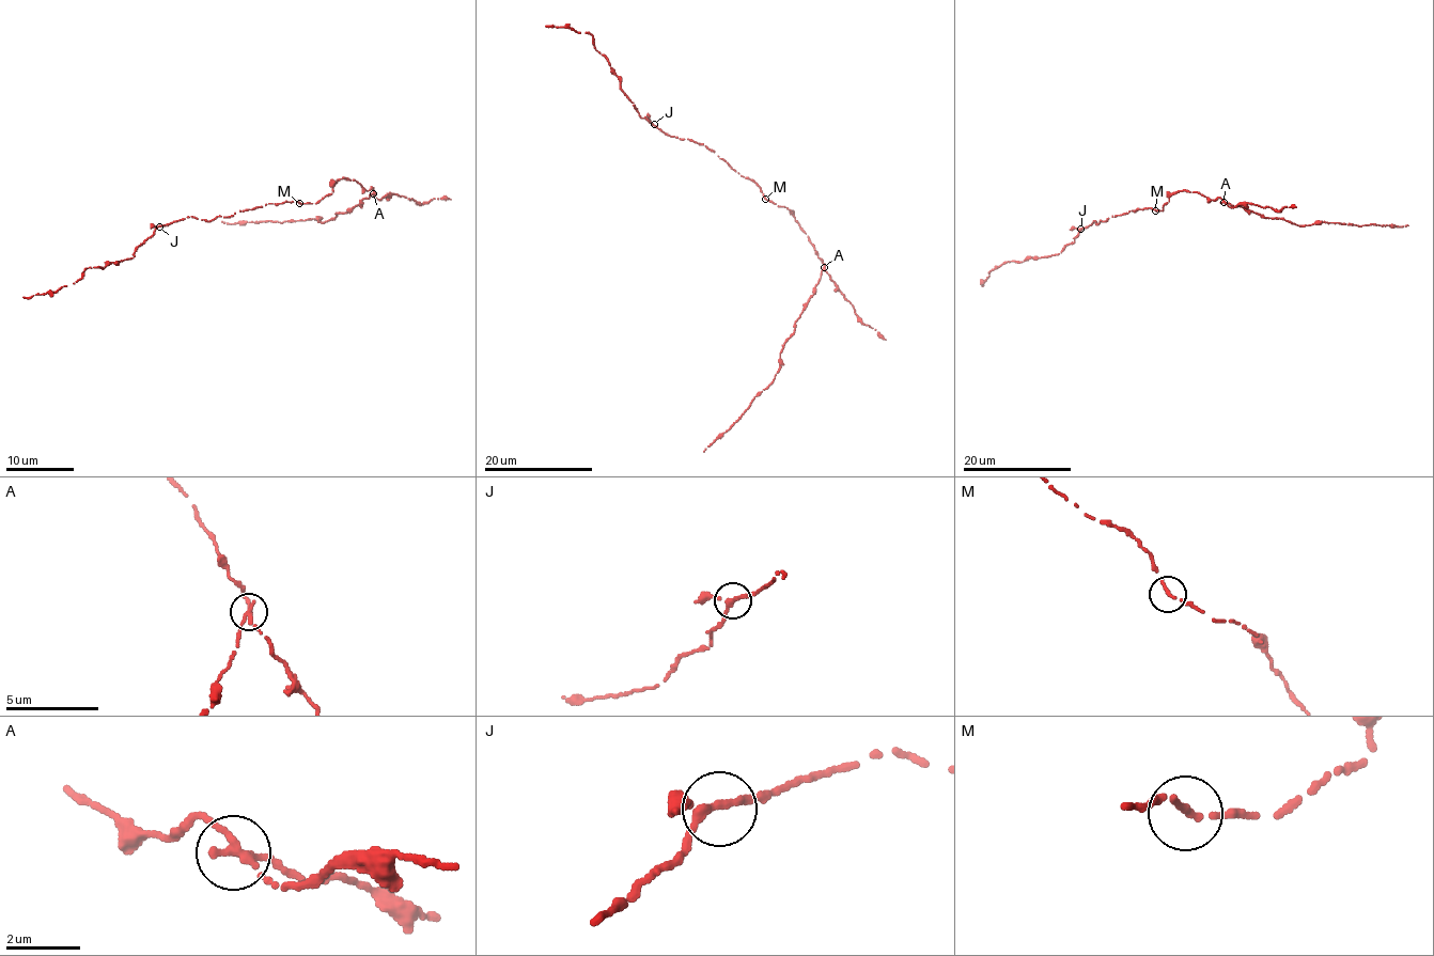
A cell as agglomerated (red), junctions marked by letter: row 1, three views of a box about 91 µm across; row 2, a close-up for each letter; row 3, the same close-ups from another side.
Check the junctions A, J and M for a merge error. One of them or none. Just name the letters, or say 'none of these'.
A

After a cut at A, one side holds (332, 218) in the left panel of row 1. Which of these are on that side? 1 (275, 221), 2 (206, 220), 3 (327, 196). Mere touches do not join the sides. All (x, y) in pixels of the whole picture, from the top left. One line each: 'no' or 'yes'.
1: yes
2: no
3: no

